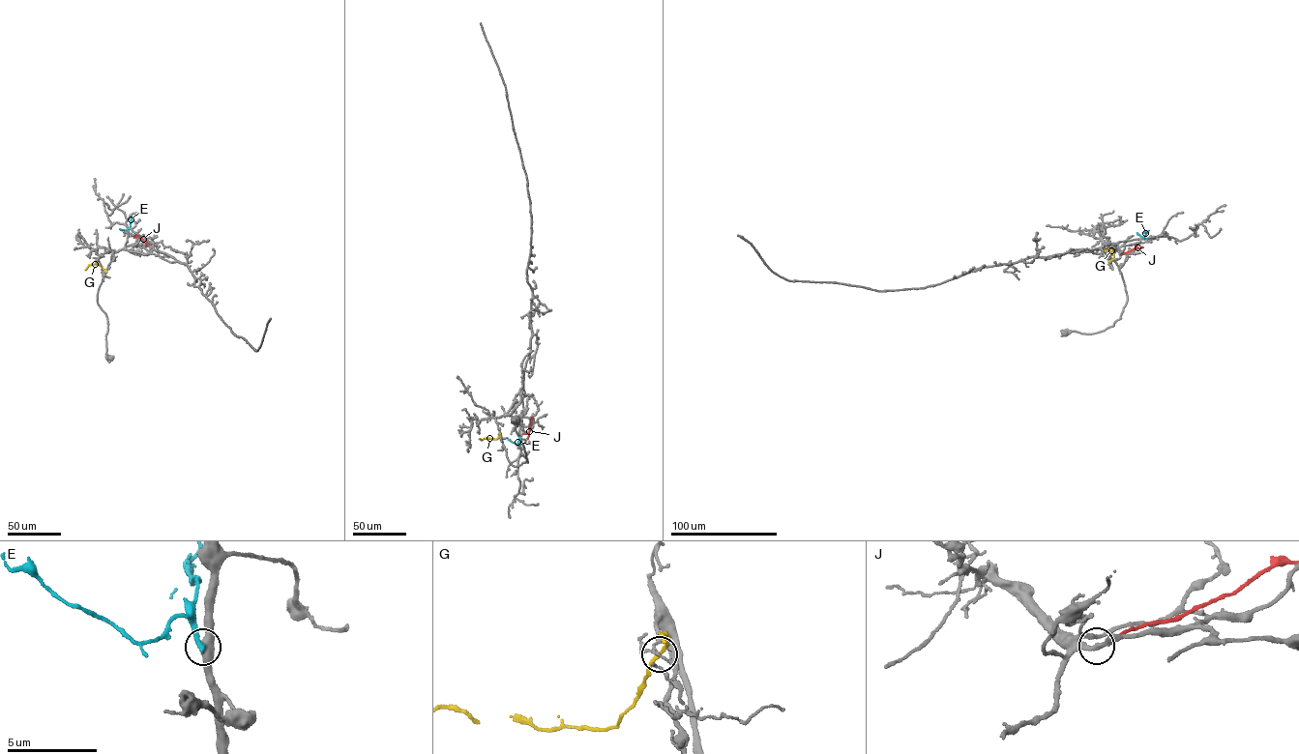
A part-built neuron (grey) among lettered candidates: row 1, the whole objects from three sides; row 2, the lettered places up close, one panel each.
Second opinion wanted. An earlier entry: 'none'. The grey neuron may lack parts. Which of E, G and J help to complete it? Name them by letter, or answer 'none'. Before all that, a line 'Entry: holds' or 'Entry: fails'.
Entry: holds
none

